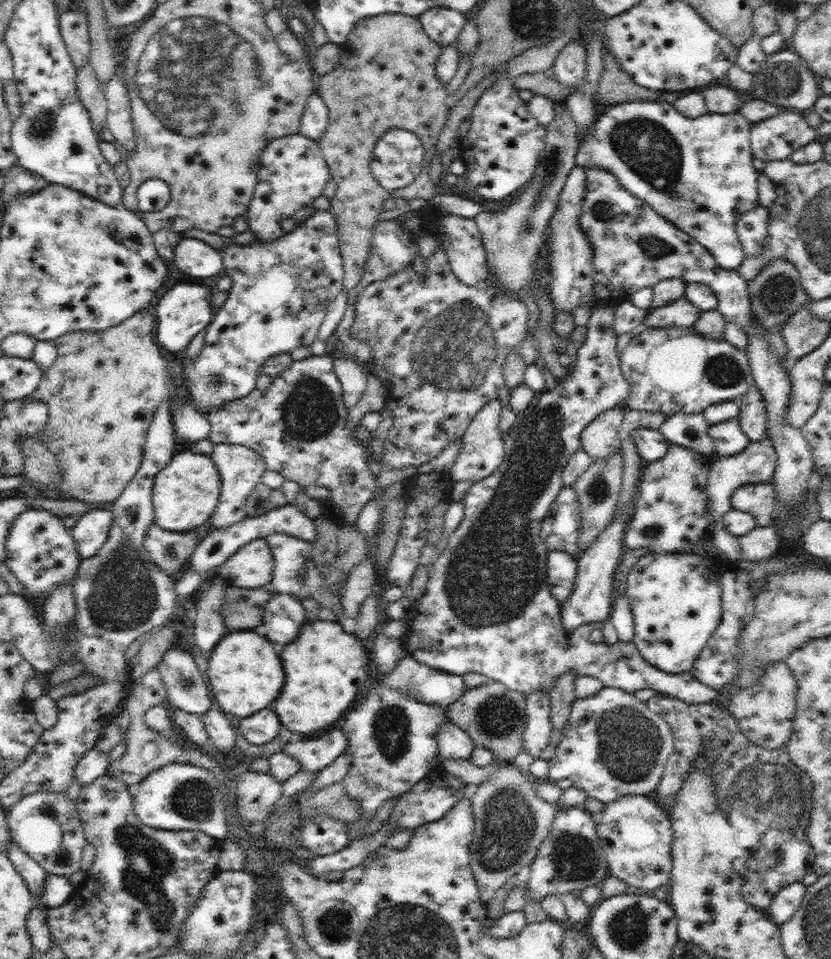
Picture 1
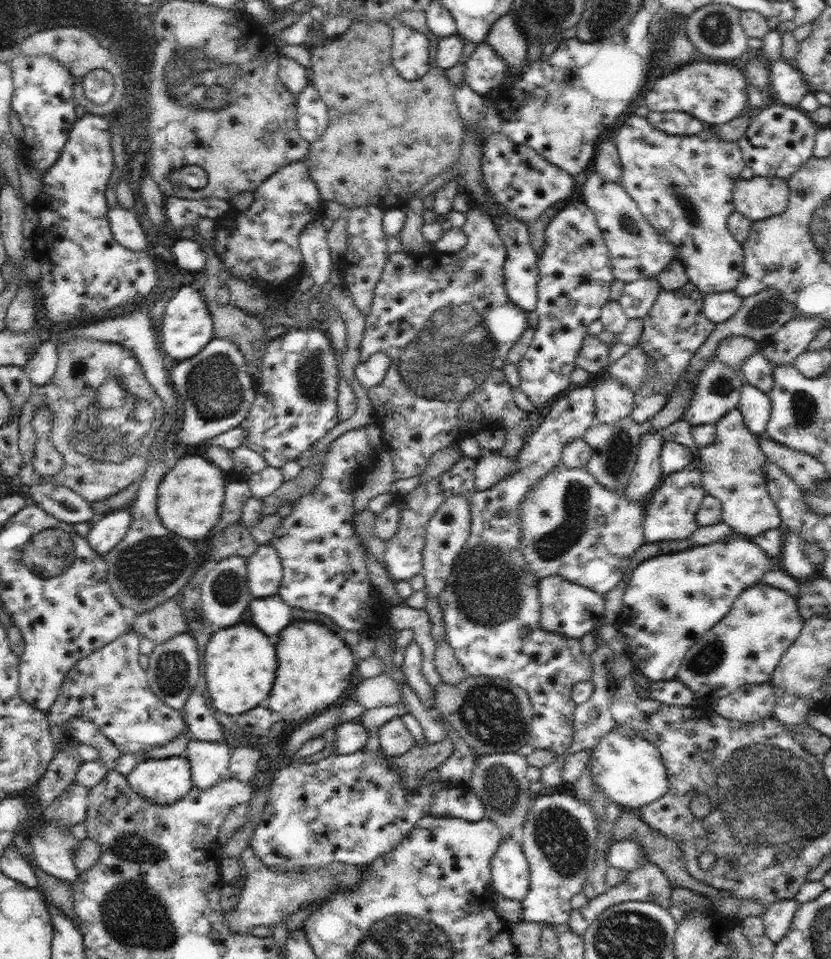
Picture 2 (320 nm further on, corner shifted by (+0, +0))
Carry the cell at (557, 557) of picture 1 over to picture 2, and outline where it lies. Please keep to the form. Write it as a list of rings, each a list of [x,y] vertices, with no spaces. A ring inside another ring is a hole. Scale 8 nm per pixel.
[[[547,576],[537,583],[541,604],[541,625],[544,630],[564,637],[582,639],[584,634],[596,632],[604,623],[604,597],[590,588],[570,582],[563,576]]]

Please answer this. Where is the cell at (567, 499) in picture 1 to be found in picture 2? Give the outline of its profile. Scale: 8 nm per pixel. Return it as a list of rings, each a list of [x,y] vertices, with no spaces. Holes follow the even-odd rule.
[[[563,464],[556,465],[552,472],[531,487],[530,494],[526,494],[526,500],[522,502],[519,520],[522,552],[529,573],[537,582],[558,574],[601,595],[614,590],[629,565],[628,558],[632,558],[645,543],[644,507],[648,500],[630,502],[624,489],[606,490],[585,467],[568,468]]]

